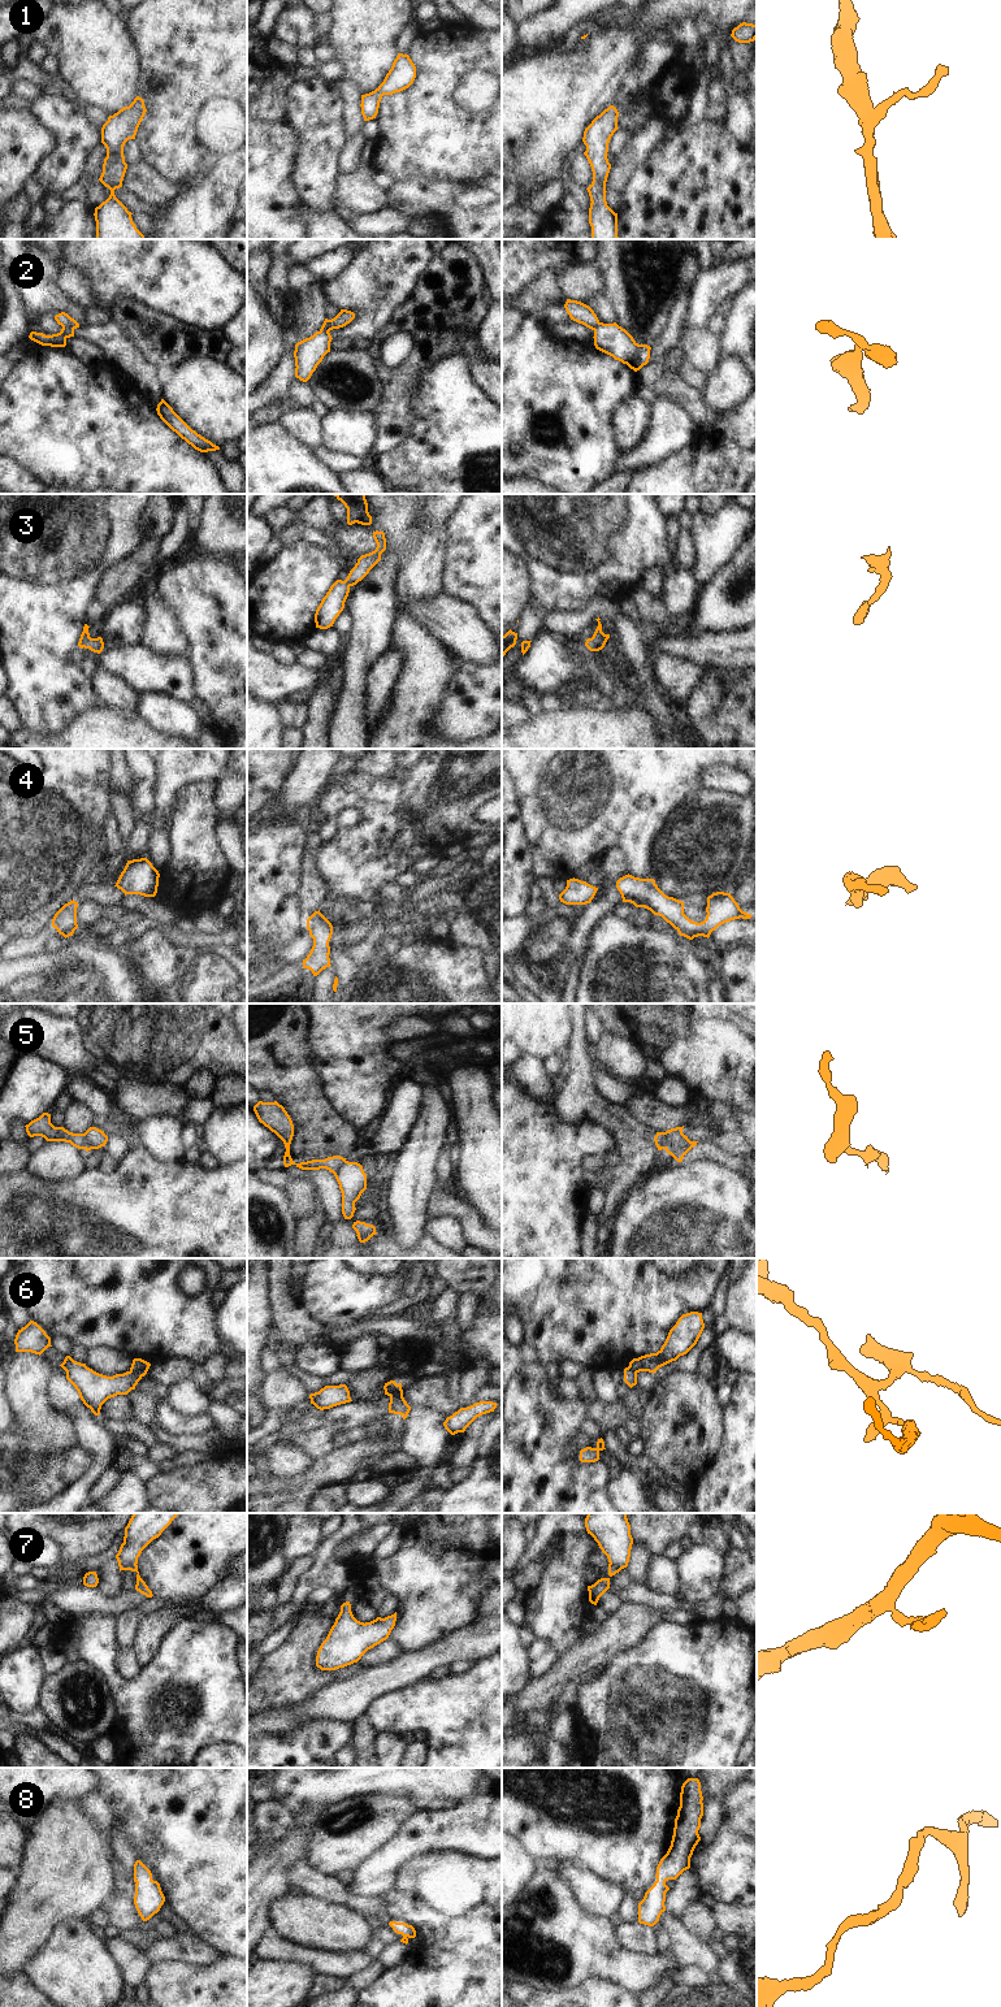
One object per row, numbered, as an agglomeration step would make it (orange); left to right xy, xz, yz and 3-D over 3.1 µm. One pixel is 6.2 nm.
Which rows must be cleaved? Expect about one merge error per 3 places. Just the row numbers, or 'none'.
2, 5, 6

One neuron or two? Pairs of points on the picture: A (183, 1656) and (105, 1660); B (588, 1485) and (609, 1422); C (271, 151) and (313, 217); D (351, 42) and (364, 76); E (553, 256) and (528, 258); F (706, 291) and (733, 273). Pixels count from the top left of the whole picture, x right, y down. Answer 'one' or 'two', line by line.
A: one
B: two
C: two
D: one
E: one
F: one

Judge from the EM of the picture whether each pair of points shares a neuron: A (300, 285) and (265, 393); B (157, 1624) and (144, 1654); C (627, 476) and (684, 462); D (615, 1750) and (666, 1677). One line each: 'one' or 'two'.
A: one
B: one
C: two
D: one

